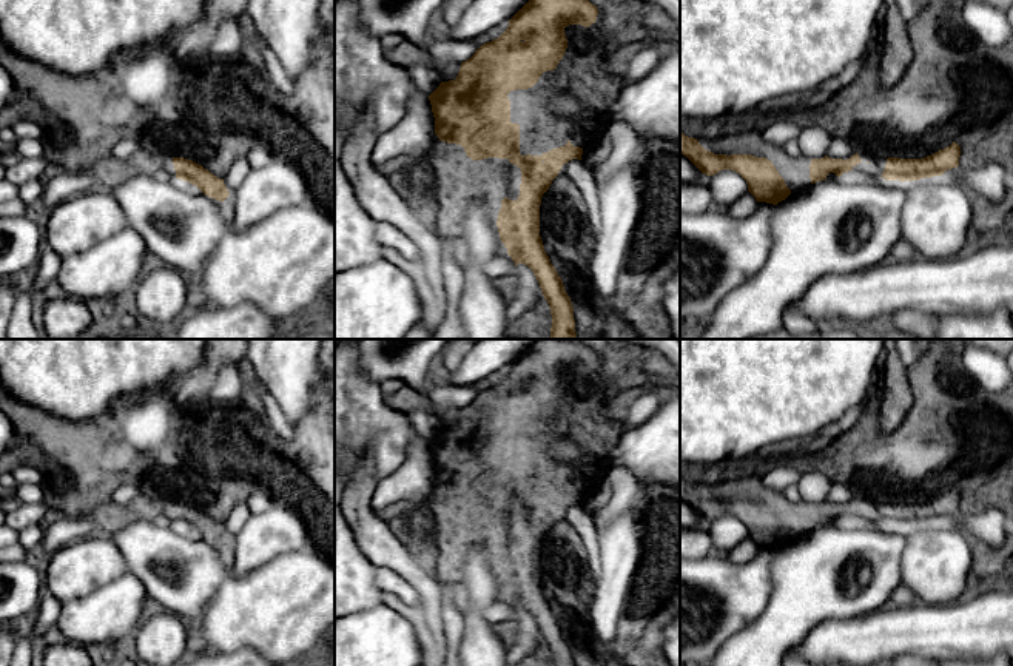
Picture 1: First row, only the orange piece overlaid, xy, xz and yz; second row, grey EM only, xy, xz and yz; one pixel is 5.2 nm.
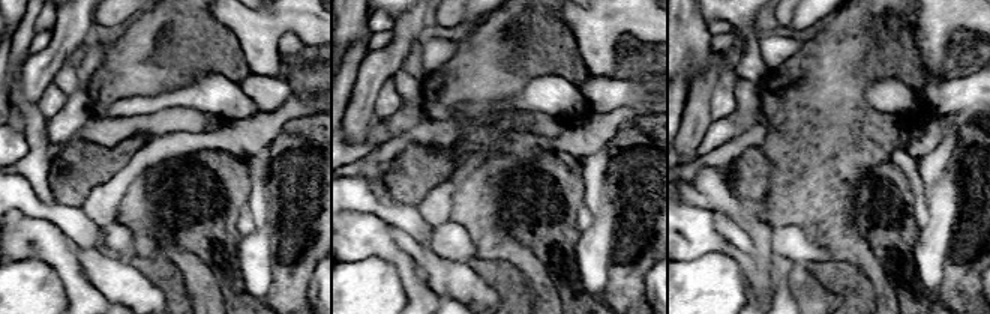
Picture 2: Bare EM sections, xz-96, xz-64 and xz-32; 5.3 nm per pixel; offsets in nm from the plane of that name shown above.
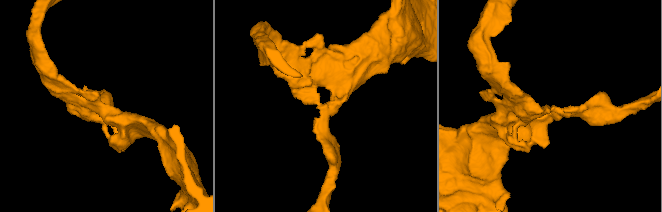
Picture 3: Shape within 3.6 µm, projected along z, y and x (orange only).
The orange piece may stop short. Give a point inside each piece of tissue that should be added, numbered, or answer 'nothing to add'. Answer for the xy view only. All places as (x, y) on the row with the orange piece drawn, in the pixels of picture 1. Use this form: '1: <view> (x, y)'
1: xy (108, 173)

